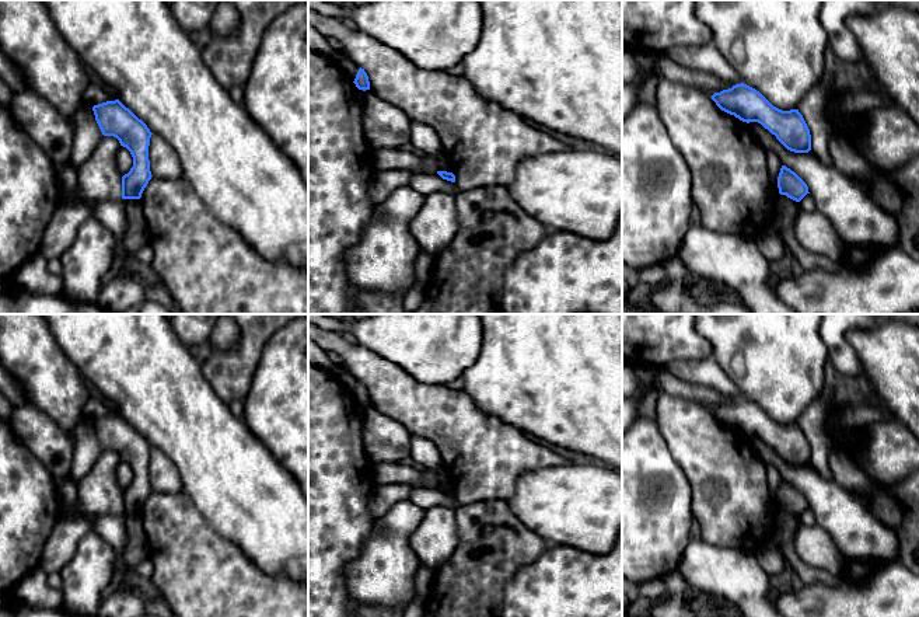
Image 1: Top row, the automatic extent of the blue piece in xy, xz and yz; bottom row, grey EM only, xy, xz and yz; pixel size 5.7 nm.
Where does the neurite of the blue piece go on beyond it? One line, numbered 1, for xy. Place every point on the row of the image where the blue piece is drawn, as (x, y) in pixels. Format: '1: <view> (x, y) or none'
1: none

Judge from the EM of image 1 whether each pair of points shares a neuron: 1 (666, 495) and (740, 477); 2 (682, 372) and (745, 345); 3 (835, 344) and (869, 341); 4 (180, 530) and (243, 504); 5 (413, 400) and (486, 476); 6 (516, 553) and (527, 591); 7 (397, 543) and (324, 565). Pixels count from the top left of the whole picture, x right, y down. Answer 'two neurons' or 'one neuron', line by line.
1: two neurons
2: two neurons
3: two neurons
4: two neurons
5: one neuron
6: two neurons
7: two neurons

